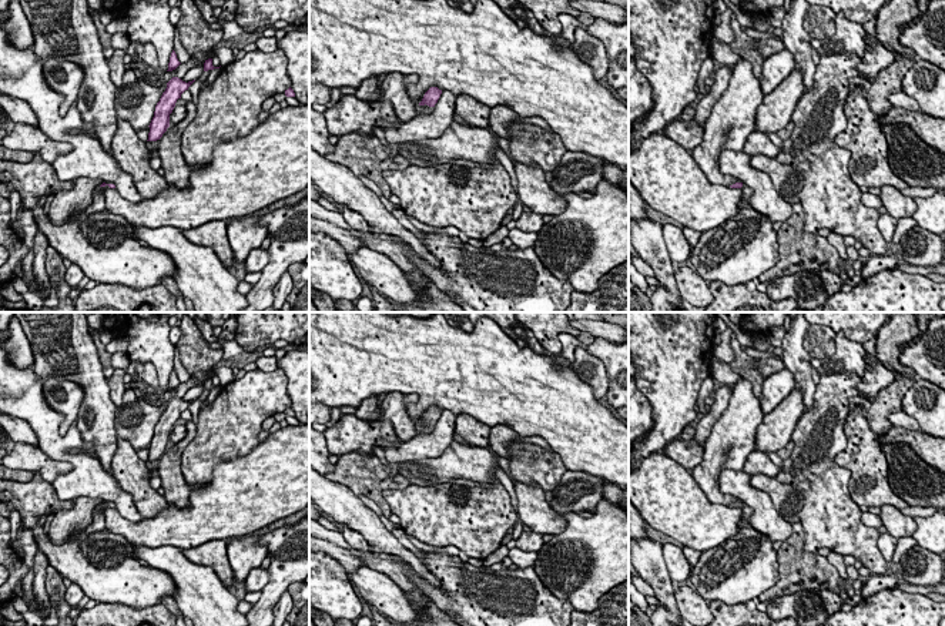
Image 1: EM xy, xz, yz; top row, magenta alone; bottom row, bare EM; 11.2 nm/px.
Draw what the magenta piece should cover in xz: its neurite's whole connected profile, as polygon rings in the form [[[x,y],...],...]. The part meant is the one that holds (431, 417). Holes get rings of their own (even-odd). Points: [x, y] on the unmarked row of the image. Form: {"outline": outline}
{"outline": [[[430,406],[425,412],[422,421],[415,426],[416,435],[429,433],[432,428],[435,426],[435,424],[438,422],[440,414],[442,414],[442,409],[439,409],[438,406]]]}

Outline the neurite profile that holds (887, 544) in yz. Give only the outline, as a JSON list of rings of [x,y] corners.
[[[881,533],[881,536],[878,538],[878,549],[888,563],[891,563],[897,543],[898,539],[891,536],[889,533]]]

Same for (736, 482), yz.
[[[727,466],[718,475],[720,491],[737,498],[753,509],[750,526],[773,542],[787,540],[792,535],[792,525],[781,518],[768,493],[750,485],[750,475],[743,469]]]

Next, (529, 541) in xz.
[[[522,532],[516,540],[516,548],[523,552],[537,552],[544,545],[543,533]]]

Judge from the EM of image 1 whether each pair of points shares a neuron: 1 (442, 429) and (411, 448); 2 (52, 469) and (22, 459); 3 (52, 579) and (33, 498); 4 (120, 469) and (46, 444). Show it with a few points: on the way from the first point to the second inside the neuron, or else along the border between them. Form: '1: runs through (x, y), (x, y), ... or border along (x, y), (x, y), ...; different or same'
1: runs through (435, 437), (426, 445), (418, 448); same
2: runs through (44, 465), (29, 459); same
3: border along (49, 565), (63, 576); different
4: border along (110, 472), (131, 499); different

